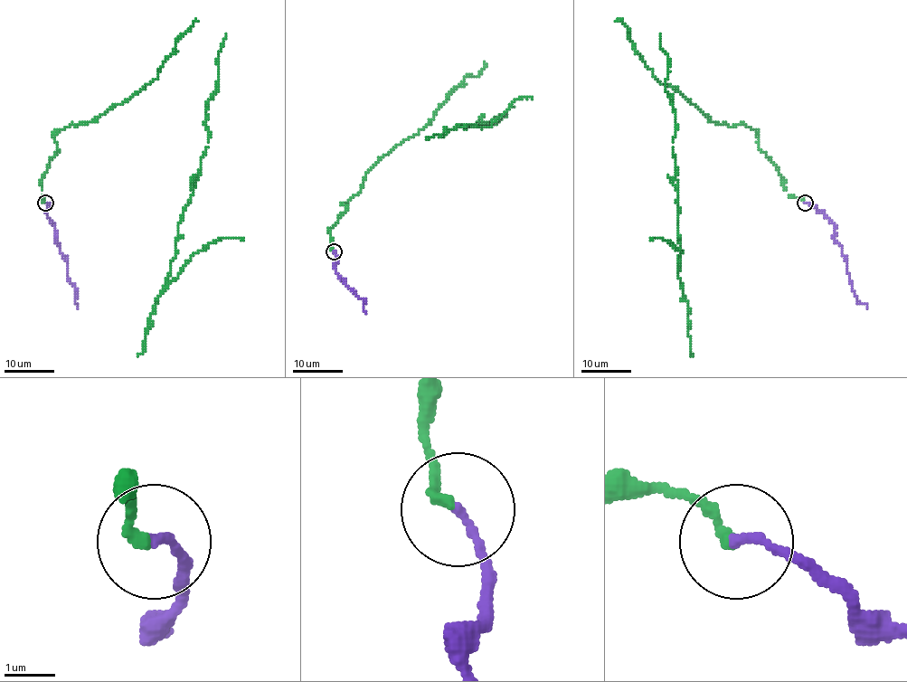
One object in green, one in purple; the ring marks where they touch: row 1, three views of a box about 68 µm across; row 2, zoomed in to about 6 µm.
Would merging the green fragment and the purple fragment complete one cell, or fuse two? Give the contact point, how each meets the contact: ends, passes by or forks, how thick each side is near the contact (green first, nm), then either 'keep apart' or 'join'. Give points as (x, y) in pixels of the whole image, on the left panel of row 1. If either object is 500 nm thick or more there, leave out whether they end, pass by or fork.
(45, 203) | green ends | purple ends | 200/170 nm | join

